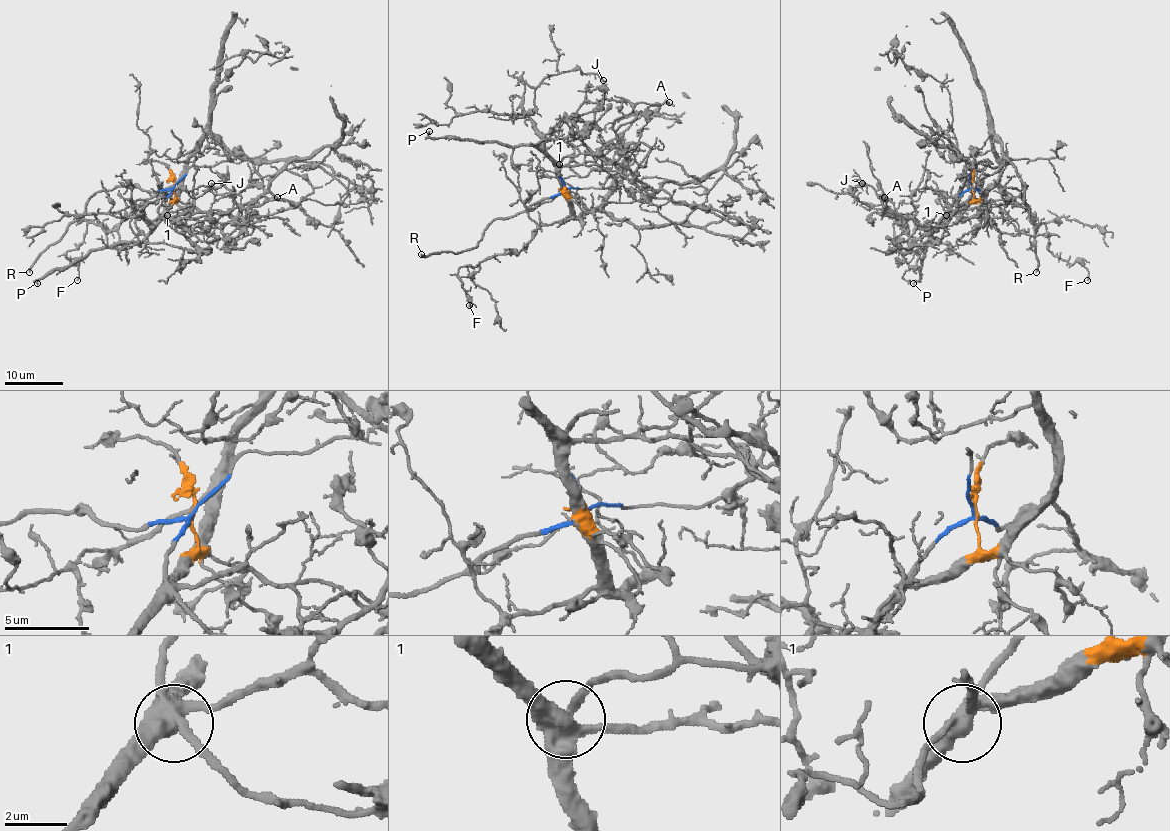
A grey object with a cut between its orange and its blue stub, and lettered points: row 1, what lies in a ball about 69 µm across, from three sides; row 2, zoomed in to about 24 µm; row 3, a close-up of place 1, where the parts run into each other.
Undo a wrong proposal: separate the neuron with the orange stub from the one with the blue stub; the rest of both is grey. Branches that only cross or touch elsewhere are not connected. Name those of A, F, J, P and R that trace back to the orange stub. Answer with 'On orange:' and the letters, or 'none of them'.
On orange: A, F, J, P

